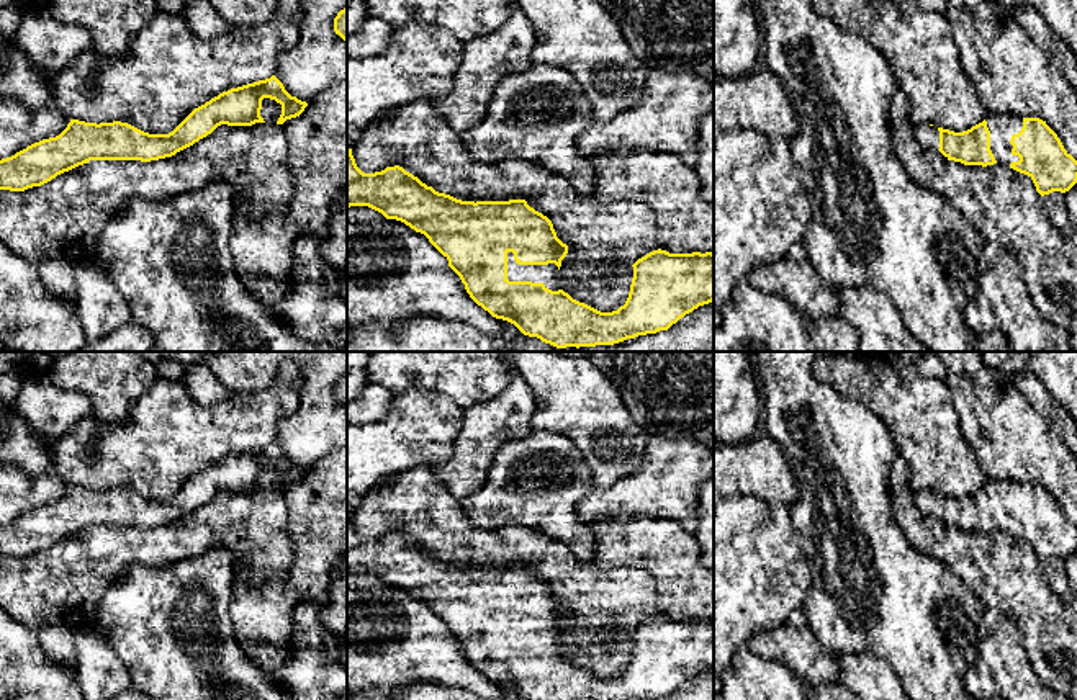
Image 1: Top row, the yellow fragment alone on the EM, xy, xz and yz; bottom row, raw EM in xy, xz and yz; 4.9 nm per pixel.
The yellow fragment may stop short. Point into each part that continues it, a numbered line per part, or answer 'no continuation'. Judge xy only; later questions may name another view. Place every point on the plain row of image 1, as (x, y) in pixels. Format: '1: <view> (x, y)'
no continuation

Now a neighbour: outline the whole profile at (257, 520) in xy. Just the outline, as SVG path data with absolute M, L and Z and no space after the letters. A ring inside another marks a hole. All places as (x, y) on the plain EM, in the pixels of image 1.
M282 491L218 492L211 500L172 523L141 527L90 527L51 548L25 558L0 556L0 608L20 623L93 628L108 587L133 566L165 568L192 559L213 546L232 551L234 564L249 566L255 581L285 579L295 559L288 509Z

